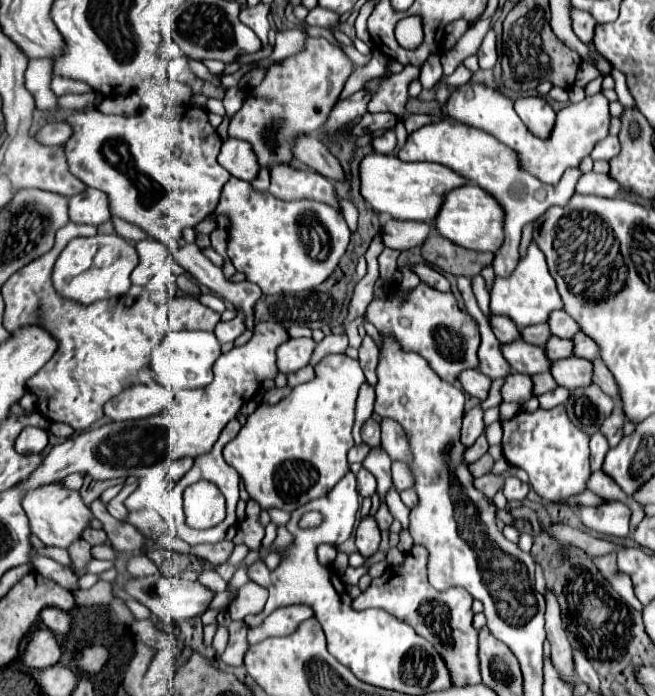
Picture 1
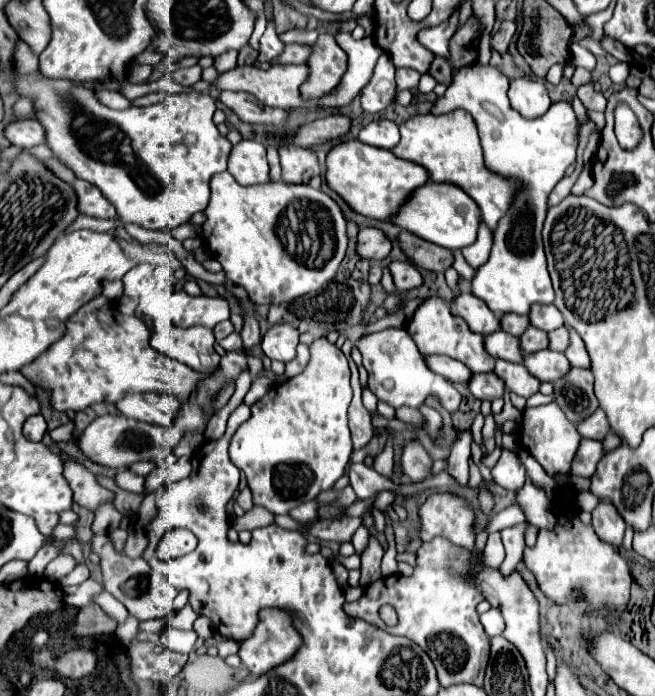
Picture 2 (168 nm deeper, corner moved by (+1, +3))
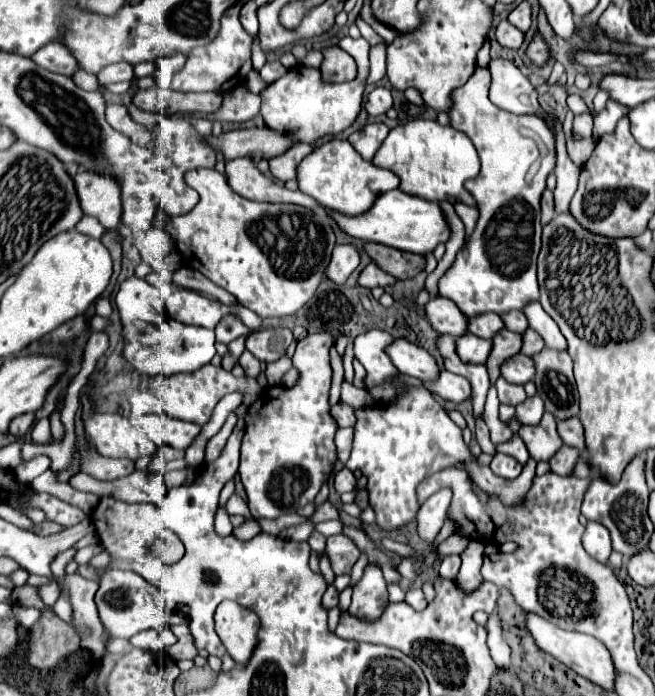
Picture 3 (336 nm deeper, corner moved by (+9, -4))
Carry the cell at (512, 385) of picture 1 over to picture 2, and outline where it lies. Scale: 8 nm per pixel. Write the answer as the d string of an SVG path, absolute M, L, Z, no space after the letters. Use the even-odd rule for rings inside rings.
M493 372L487 374L475 374L469 382L469 390L475 398L479 400L495 400L495 398L503 398L507 388L505 384L501 384L501 378Z

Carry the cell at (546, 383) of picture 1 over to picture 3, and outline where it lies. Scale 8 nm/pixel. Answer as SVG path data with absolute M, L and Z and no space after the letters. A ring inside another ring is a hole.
M499 377L495 387L499 391L499 401L505 403L505 405L513 405L515 407L515 405L519 405L519 403L523 403L527 399L523 385L513 385L513 383L507 383L505 379Z

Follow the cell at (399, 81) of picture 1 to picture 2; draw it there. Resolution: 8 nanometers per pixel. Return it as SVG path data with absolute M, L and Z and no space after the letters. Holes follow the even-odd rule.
M399 68L399 74L397 74L397 92L417 88L419 78L421 78L421 74L417 74L413 68Z

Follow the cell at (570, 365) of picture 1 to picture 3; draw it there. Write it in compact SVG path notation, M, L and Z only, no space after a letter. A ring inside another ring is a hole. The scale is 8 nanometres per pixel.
M513 355L513 359L507 359L505 363L501 363L501 377L509 383L517 383L517 385L525 385L527 381L531 381L535 375L535 367L531 357L527 355Z

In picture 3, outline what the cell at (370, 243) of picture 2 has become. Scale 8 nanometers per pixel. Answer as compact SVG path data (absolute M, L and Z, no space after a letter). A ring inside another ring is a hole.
M337 245L333 249L333 259L329 261L329 269L325 269L325 277L337 285L343 285L357 265L359 265L357 249L353 245Z

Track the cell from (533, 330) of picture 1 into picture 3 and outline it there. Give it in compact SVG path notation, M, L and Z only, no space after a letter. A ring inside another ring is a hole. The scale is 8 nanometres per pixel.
M497 313L475 315L475 317L469 317L467 321L467 333L483 337L483 339L491 339L501 329L503 329L503 321Z

